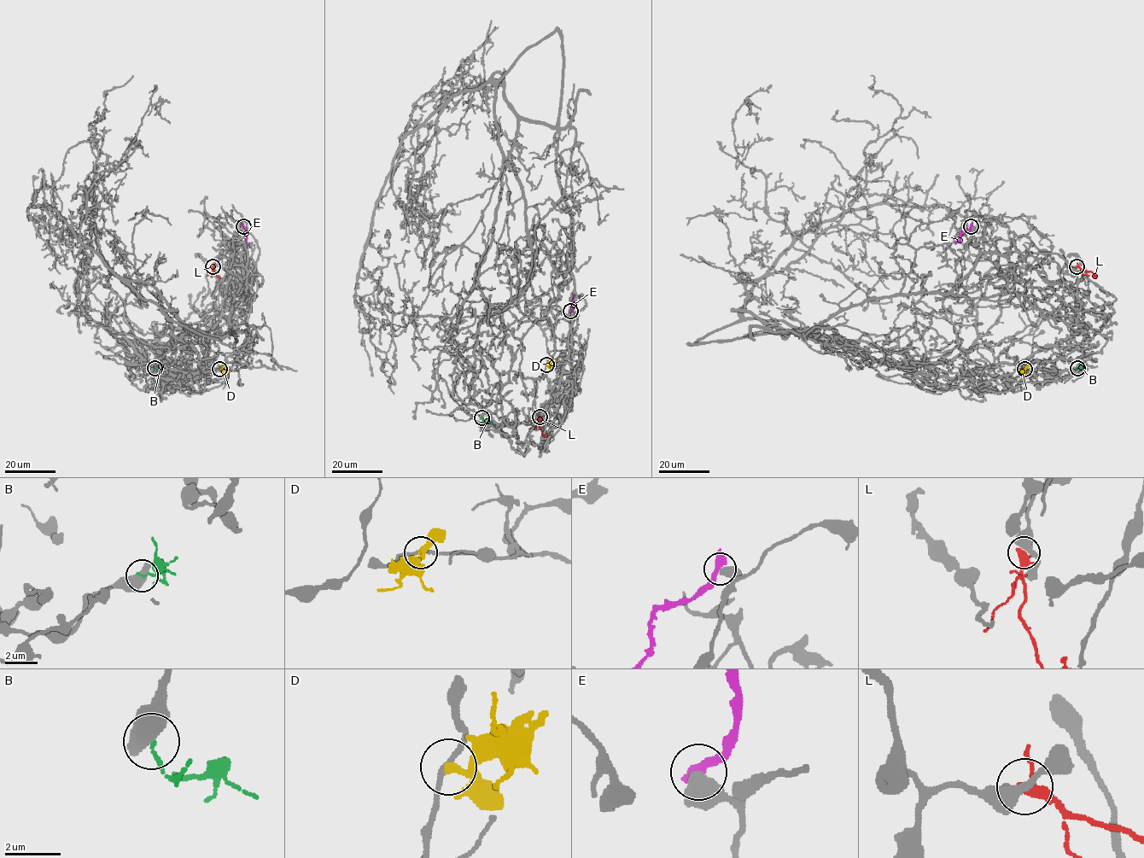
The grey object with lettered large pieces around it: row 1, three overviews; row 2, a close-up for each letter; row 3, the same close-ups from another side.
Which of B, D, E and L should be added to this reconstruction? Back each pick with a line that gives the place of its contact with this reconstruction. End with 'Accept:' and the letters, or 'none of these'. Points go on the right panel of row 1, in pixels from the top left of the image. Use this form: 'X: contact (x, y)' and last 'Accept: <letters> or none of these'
Accept: none of these

